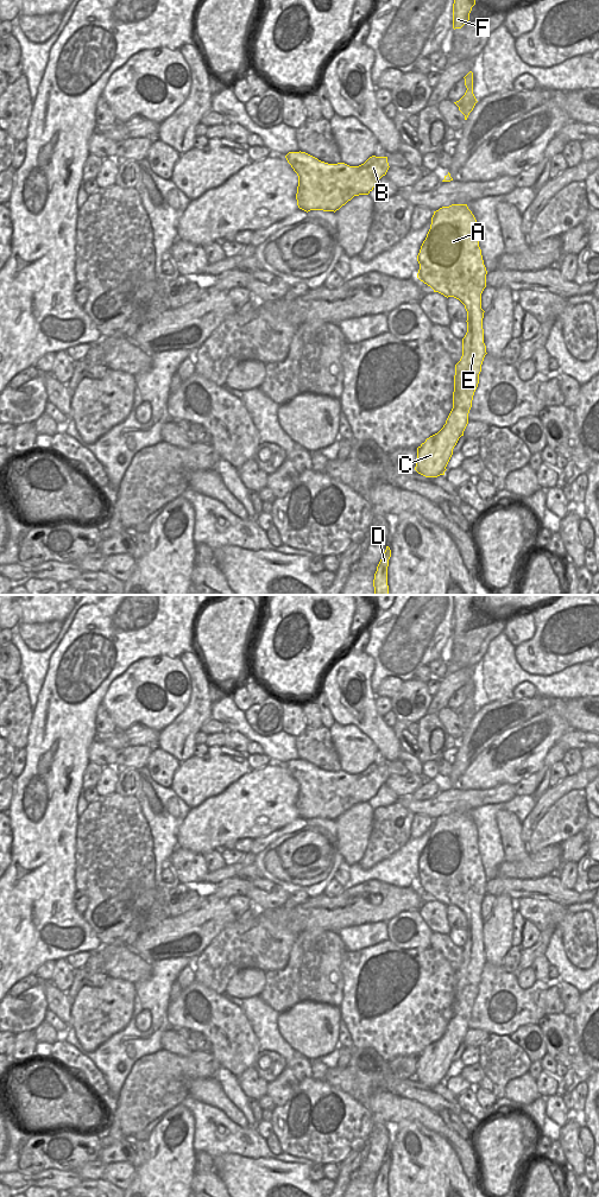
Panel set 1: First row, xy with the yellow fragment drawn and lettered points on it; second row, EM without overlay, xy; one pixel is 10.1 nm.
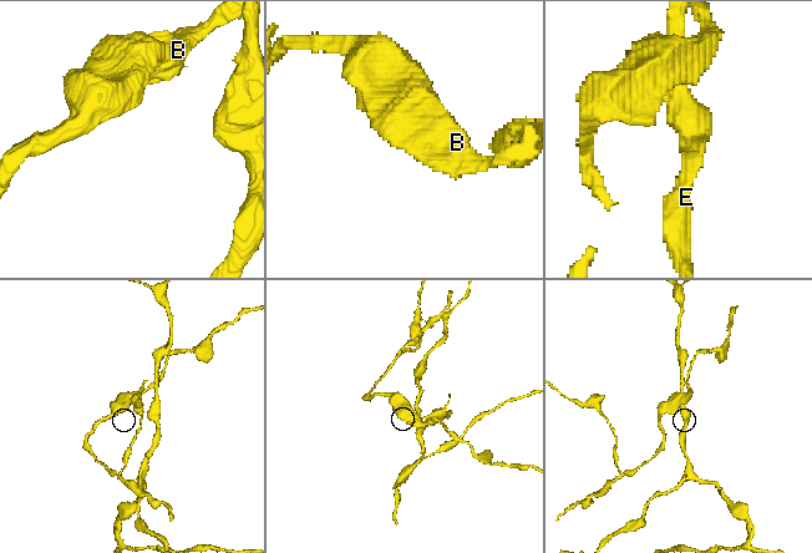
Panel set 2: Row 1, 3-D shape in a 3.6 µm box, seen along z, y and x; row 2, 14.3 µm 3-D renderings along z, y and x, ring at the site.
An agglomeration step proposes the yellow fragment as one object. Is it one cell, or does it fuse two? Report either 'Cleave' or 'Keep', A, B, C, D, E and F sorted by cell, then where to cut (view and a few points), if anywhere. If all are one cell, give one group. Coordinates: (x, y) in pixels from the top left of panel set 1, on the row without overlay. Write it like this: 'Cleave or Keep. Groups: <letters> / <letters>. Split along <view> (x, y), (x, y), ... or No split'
Cleave. Groups: A C D E F / B. Split along xy (461, 707), (459, 715)

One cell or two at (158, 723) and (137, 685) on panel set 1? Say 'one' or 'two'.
one

